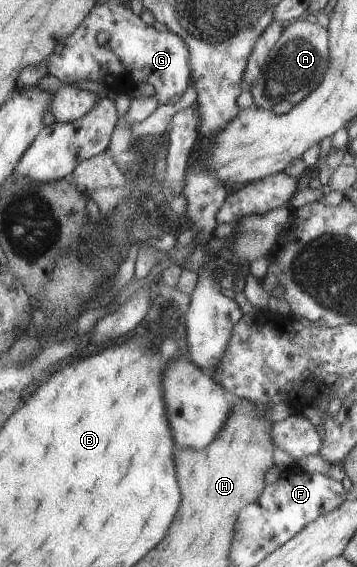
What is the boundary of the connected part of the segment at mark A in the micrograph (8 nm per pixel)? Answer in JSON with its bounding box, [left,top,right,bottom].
[254,19,330,109]

